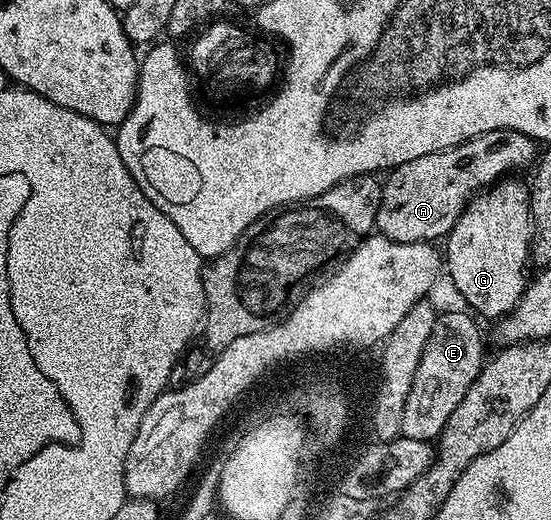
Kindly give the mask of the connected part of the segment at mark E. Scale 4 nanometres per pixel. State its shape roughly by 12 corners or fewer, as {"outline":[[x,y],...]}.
{"outline":[[467,310],[437,318],[401,435],[439,440],[486,362]]}

